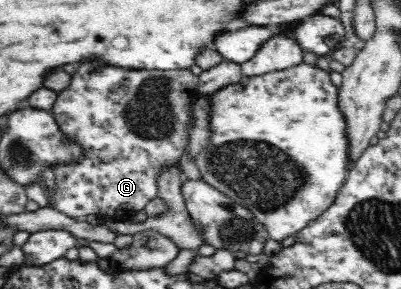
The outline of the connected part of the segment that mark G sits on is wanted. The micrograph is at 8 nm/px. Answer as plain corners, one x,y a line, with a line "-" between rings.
95,58
89,62
95,62
97,68
77,68
71,84
57,93
53,106
47,110
59,125
64,140
81,145
83,151
77,160
52,165
56,186
45,190
47,206
76,219
87,220
99,214
129,219
157,196
155,176
159,168
176,164
189,142
189,114
185,106
197,96
197,76
189,70
123,70
117,66
111,68

